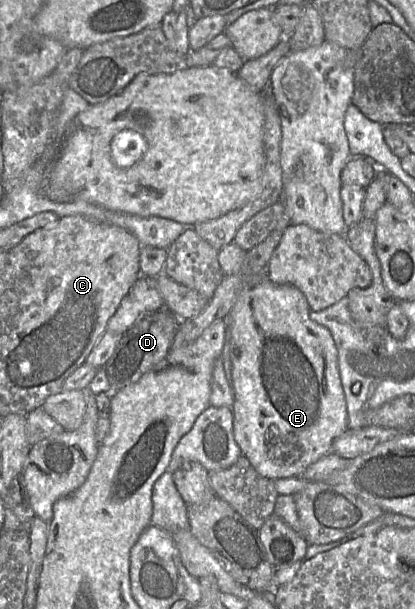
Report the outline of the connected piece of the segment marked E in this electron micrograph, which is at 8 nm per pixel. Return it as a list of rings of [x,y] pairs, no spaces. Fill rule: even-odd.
[[[266,270],[264,278],[255,278],[244,283],[226,318],[230,330],[232,388],[234,391],[234,404],[232,406],[234,439],[240,447],[242,455],[249,460],[254,469],[261,476],[272,480],[301,477],[307,467],[331,452],[335,439],[348,429],[347,407],[340,380],[335,342],[331,332],[326,327],[310,318],[310,312],[307,299],[298,288],[293,285],[273,283],[267,277]]]

